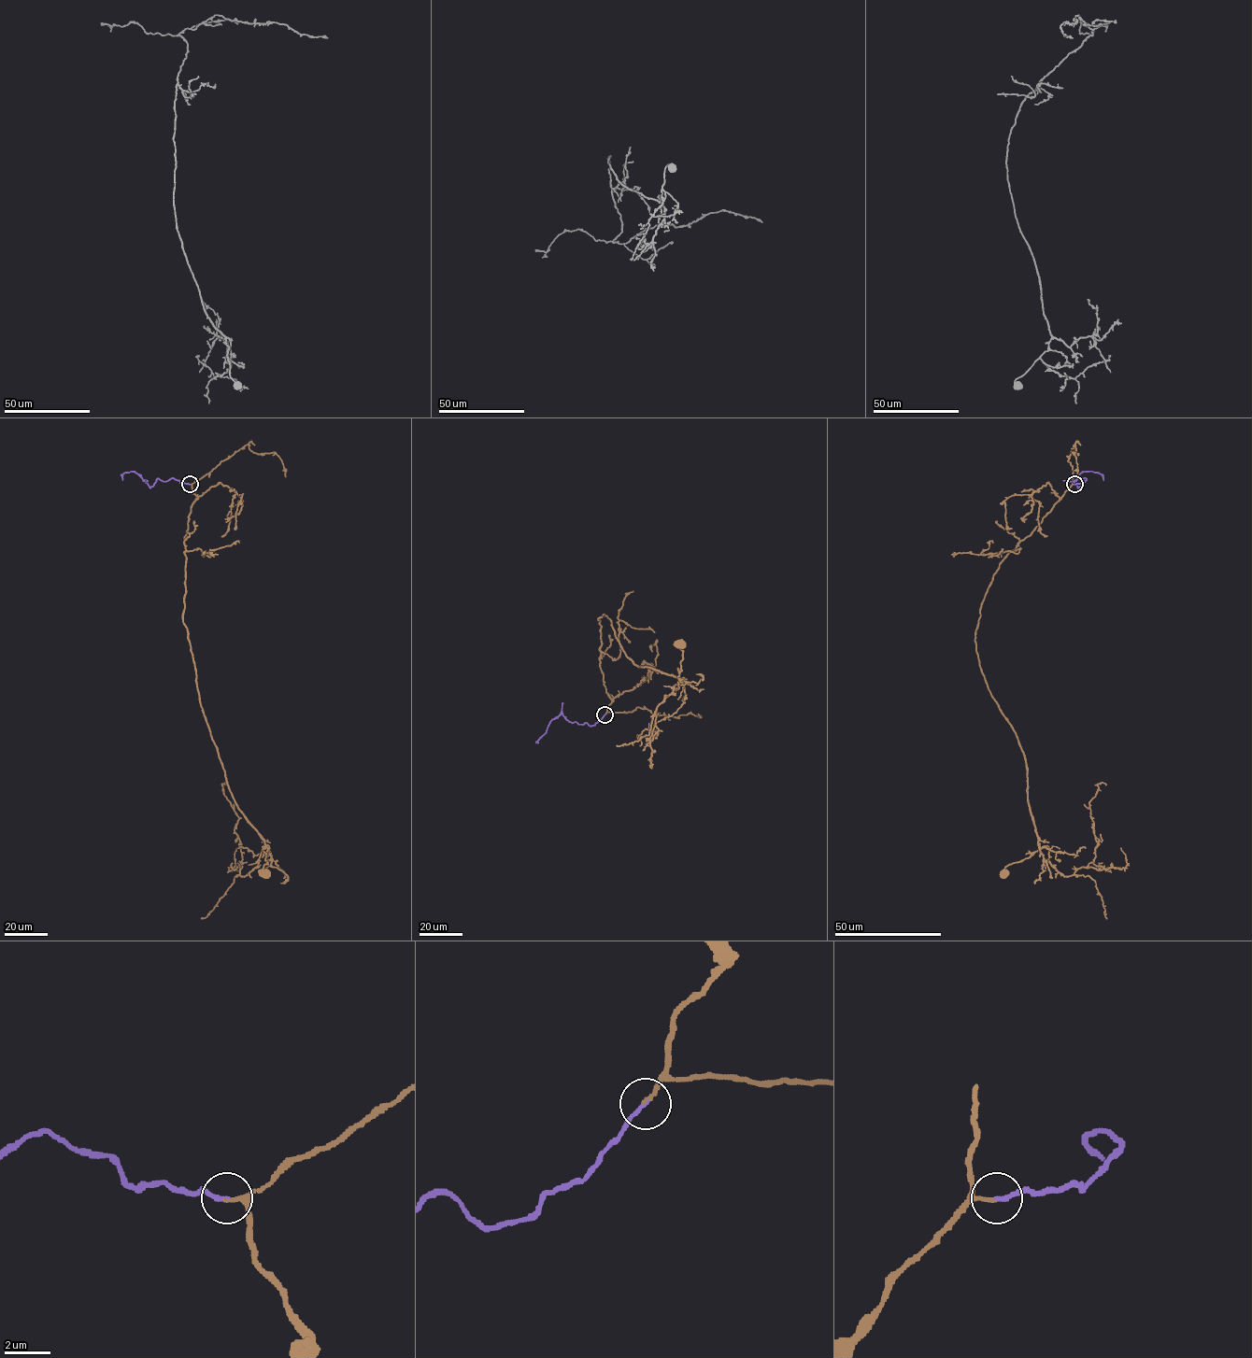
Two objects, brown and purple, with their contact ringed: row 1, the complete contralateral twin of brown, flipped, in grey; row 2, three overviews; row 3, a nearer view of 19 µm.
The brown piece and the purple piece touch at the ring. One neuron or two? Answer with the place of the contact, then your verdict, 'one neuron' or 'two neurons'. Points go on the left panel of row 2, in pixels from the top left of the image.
place (190, 484); one neuron

